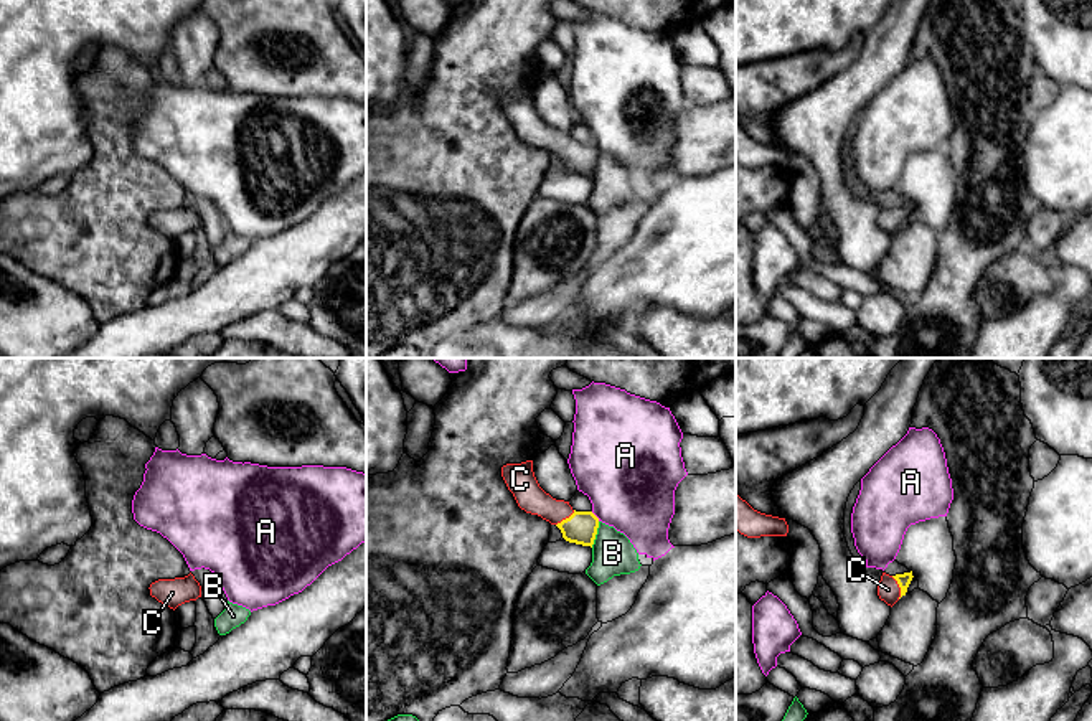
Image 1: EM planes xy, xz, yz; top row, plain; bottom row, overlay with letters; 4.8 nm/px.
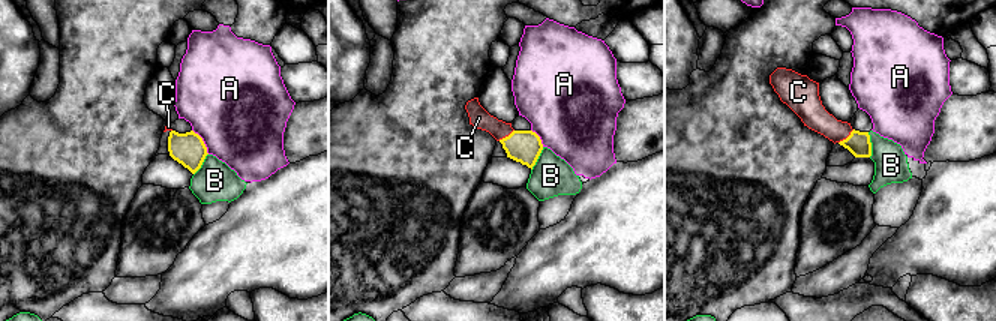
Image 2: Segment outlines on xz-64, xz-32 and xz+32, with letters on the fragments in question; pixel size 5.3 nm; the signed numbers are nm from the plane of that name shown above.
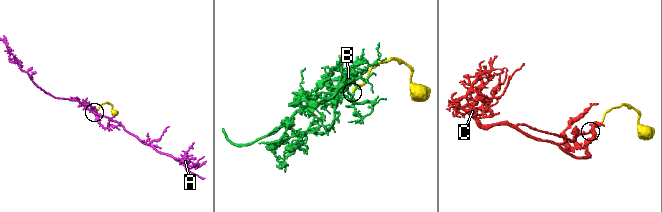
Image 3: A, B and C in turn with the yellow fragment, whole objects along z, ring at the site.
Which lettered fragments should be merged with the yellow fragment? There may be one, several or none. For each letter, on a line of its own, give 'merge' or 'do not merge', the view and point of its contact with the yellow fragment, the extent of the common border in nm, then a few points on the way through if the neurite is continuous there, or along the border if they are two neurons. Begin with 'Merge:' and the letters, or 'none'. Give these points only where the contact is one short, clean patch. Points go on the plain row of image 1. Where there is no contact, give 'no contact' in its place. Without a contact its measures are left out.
Merge: C
A: do not merge | xz (596, 147) | 60 nm
B: do not merge | xz (596, 164) | 130 nm
C: merge | yz (899, 216) | 120 nm | across yz (904, 210), (899, 216), (888, 220)

